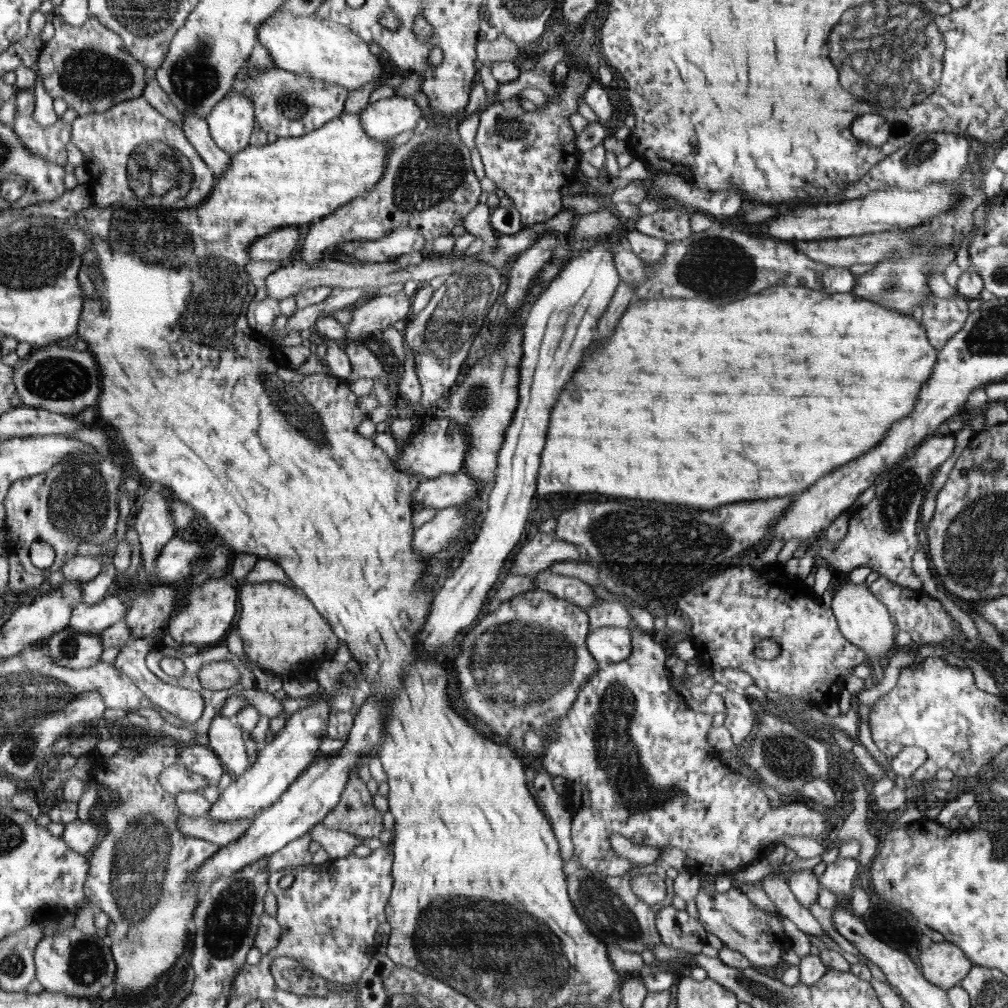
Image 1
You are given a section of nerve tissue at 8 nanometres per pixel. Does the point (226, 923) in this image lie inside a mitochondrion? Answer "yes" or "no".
yes

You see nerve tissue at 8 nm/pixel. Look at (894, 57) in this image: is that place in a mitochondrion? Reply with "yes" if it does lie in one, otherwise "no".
yes

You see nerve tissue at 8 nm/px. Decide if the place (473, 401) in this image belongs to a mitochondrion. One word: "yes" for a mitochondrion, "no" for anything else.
yes

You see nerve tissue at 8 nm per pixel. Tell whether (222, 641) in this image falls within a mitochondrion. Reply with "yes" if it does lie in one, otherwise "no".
no

